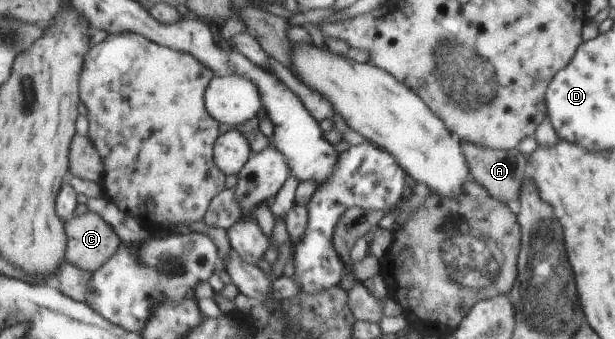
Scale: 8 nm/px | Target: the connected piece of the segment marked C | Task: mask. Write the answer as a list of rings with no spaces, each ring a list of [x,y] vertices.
[[[88,212],[86,214],[76,216],[66,223],[67,227],[67,253],[65,260],[69,263],[78,265],[80,270],[95,273],[108,262],[112,256],[118,252],[122,245],[119,234],[100,214]]]

